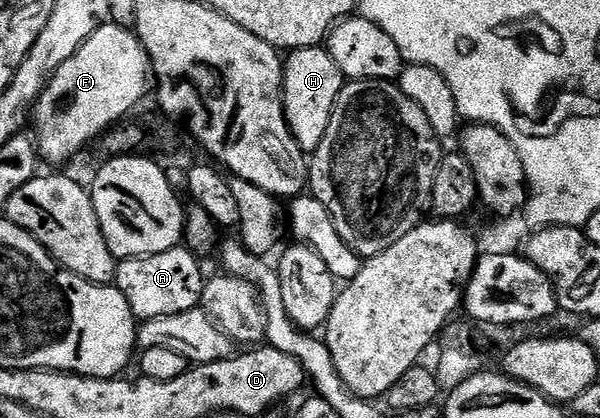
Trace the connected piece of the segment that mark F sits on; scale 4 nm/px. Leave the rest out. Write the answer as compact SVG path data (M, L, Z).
M101 24L78 52L48 81L34 107L34 141L41 159L68 162L87 142L124 118L150 94L152 61L139 38L127 26Z

